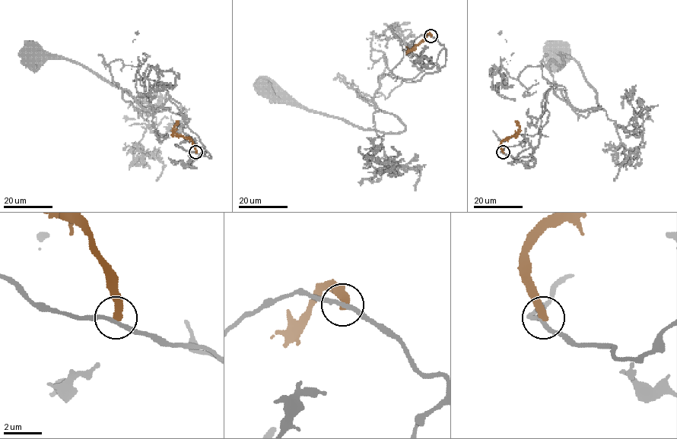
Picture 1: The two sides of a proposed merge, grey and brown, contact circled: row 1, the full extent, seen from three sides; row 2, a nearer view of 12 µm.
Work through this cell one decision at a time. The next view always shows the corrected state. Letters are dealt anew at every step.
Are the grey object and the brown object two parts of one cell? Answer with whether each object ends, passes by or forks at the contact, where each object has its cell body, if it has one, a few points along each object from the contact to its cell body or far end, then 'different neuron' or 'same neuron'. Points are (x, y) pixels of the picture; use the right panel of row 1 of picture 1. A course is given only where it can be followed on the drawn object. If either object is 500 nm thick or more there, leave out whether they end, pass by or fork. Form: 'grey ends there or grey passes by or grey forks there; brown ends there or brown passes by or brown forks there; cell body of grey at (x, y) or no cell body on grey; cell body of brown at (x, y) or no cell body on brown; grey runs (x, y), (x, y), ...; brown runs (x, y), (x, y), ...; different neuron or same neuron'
grey passes by; brown ends there; cell body of grey at (555, 54); no cell body on brown; grey runs (503, 152), (533, 153), (550, 113), (547, 90), (576, 109), (600, 107), (580, 64), (555, 54); brown runs (503, 152), (502, 142), (518, 132), (516, 120); different neuron

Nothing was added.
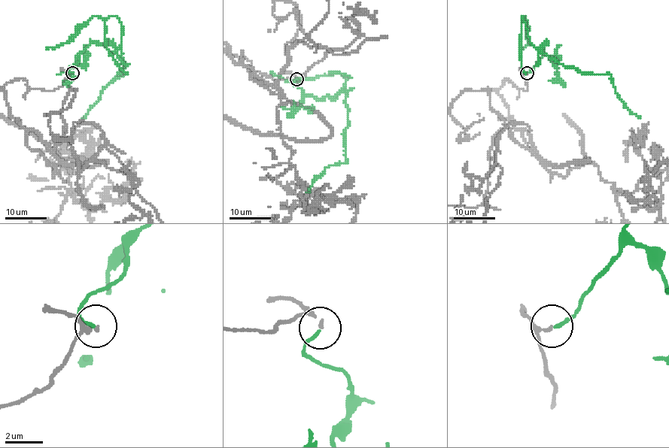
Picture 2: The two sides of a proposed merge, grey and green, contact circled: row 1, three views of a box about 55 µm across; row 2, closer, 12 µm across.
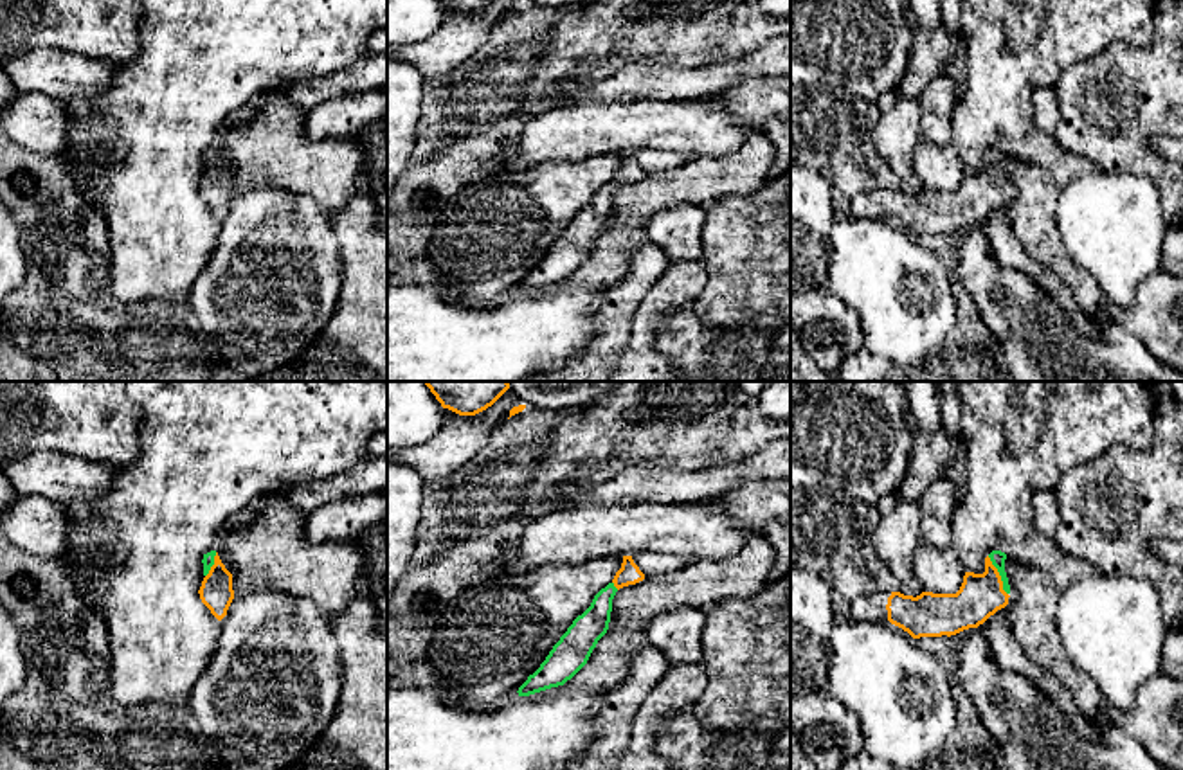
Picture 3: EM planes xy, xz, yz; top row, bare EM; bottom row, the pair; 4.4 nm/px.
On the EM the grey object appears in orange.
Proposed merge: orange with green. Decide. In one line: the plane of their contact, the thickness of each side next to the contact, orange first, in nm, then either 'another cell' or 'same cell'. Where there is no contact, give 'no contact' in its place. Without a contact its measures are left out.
contact in yz; calibres 200 and 70 nm; same cell

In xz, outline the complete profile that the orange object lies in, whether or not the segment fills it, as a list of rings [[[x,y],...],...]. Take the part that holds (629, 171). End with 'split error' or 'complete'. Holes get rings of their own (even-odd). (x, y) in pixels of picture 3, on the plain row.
[[[623,153],[621,166],[614,176],[601,185],[591,203],[573,218],[540,264],[519,284],[519,293],[529,293],[571,277],[587,261],[598,237],[607,230],[616,189],[643,176],[645,171],[634,160],[632,153]]] | split error

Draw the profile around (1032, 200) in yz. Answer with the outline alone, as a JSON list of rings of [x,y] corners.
[[[1010,153],[1005,157],[1005,169],[1010,182],[1008,219],[1017,241],[1071,291],[1080,311],[1091,317],[1106,297],[1064,246],[1055,218],[1061,187],[1046,169]]]

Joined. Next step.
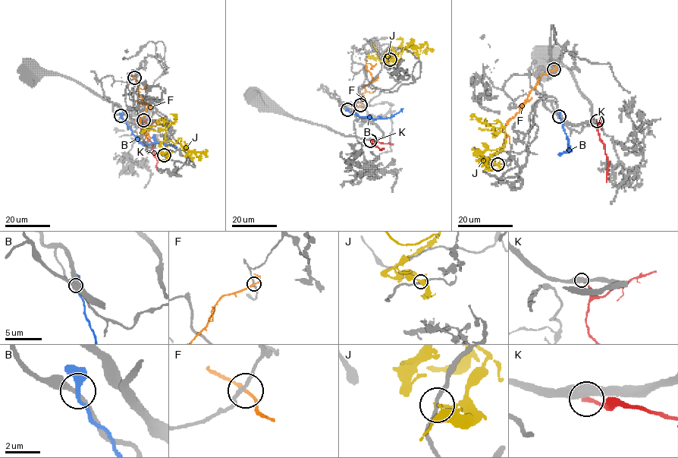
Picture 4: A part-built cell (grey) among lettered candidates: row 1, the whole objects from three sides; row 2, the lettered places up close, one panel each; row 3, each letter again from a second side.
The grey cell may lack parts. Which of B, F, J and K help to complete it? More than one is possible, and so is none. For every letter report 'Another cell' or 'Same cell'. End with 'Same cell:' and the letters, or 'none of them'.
B: Another cell
F: Another cell
J: Same cell
K: Another cell
Same cell: J

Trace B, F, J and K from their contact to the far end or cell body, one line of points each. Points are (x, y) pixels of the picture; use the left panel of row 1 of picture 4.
B: (121, 116), (141, 143), (177, 147)
F: (134, 77), (138, 94), (146, 108), (139, 125), (149, 139)
J: (164, 155), (170, 152), (160, 145), (164, 138), (165, 126), (157, 121), (175, 121), (164, 129), (141, 133)
K: (144, 120), (146, 123), (145, 134), (150, 141), (157, 161), (157, 169)

